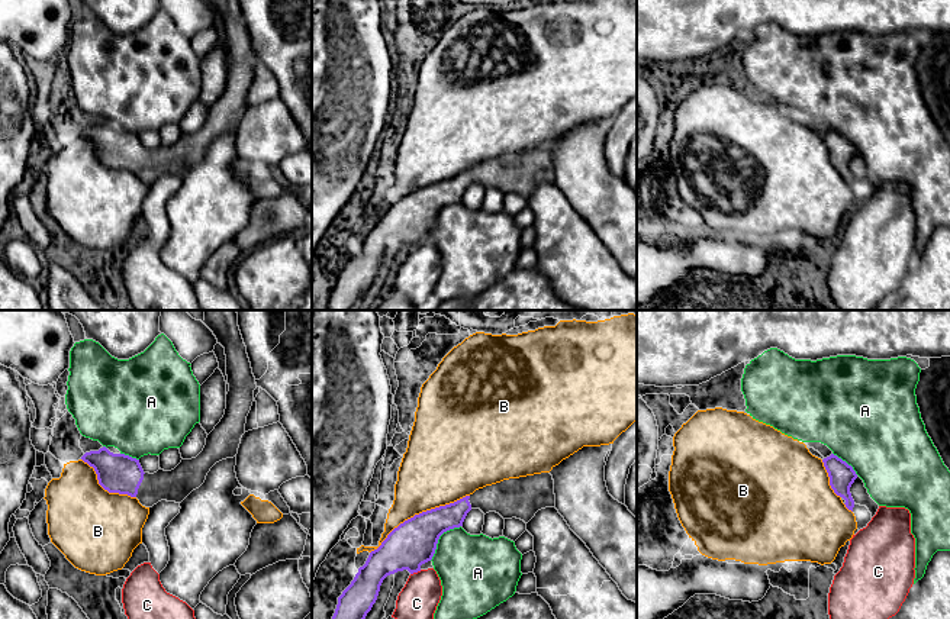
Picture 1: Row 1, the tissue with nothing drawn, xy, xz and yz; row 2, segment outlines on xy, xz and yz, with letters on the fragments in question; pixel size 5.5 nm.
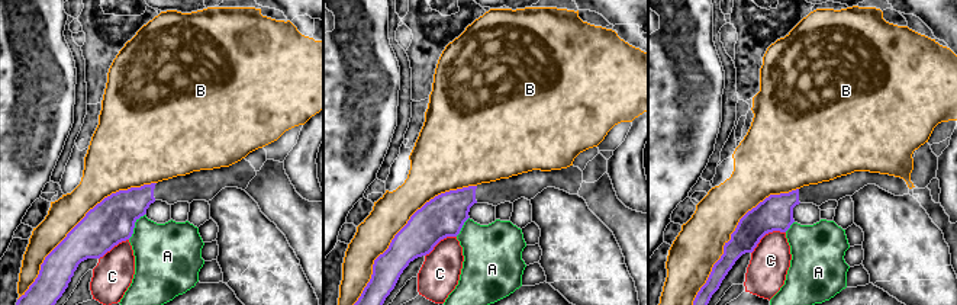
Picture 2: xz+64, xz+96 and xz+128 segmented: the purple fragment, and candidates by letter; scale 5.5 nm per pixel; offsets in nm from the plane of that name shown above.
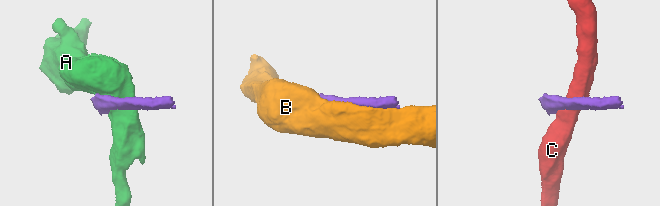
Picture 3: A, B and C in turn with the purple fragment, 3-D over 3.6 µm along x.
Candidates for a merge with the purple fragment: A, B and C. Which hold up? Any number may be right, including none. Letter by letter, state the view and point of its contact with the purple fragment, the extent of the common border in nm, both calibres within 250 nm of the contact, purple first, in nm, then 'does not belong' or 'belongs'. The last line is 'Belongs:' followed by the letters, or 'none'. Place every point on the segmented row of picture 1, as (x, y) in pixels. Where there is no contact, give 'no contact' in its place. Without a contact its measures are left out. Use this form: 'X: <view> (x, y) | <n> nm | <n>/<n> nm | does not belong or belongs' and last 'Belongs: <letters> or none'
A: xz (438, 538) | 260 nm | 260/380 nm | does not belong
B: xz (419, 513) | 650 nm | 260/380 nm | does not belong
C: xz (415, 571) | 70 nm | 260/220 nm | does not belong
Belongs: none

